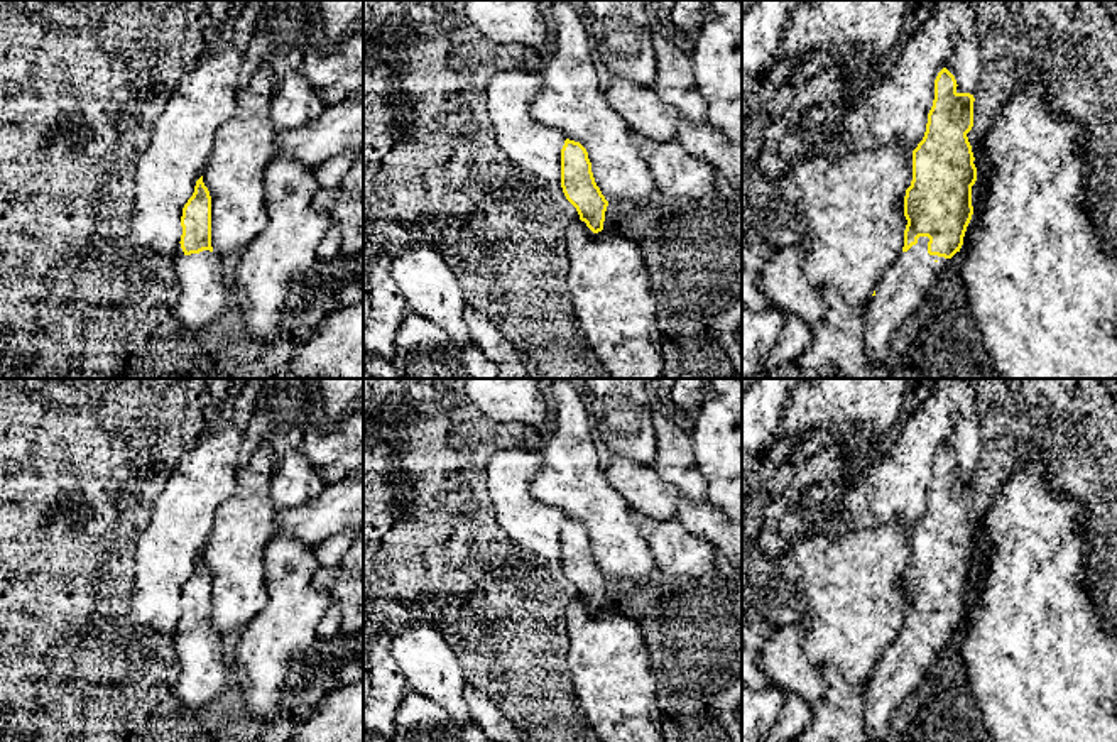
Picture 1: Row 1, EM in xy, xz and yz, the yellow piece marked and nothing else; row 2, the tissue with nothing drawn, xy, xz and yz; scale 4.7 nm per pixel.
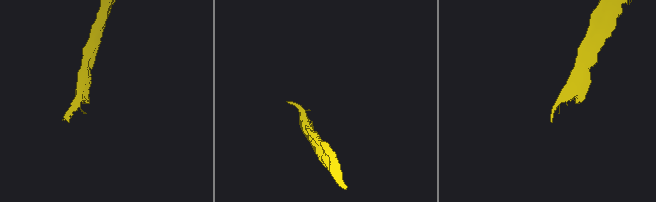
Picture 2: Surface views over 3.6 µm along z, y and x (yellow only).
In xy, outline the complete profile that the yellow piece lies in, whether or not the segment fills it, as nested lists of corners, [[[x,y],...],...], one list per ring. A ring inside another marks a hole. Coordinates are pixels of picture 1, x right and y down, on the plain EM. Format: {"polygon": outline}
{"polygon": [[[203,554],[183,587],[181,605],[174,632],[179,671],[174,693],[184,707],[201,707],[211,703],[228,681],[223,637],[211,625],[211,575]]]}

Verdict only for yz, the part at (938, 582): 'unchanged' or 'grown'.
grown

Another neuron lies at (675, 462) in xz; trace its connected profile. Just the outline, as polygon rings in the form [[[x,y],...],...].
[[[654,412],[652,421],[657,446],[652,468],[691,502],[705,502],[706,482],[696,465],[691,431],[676,424],[662,412]]]

